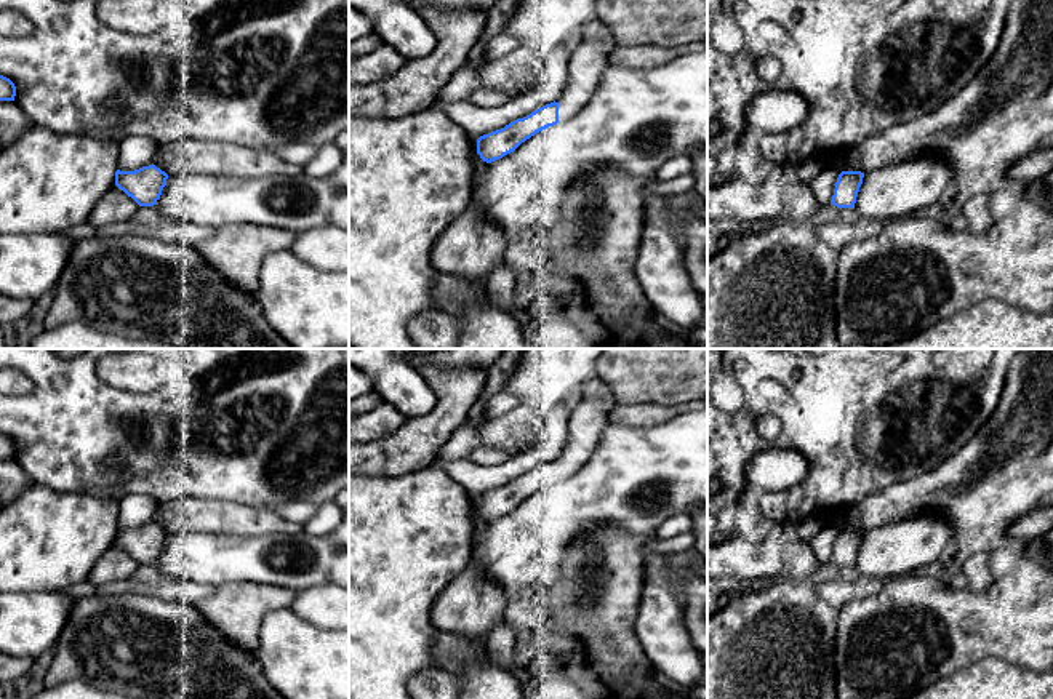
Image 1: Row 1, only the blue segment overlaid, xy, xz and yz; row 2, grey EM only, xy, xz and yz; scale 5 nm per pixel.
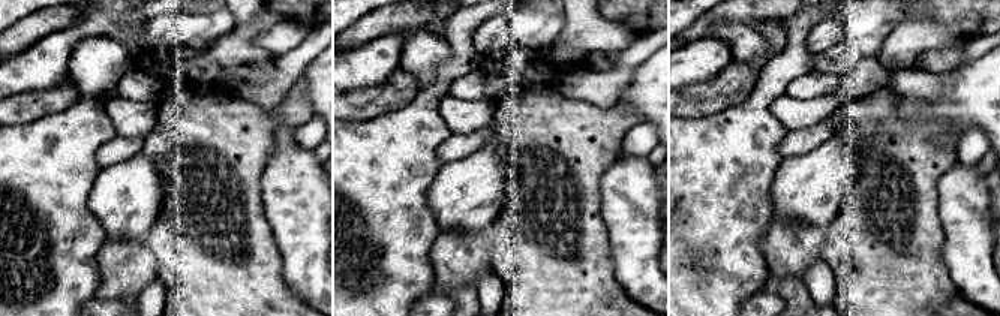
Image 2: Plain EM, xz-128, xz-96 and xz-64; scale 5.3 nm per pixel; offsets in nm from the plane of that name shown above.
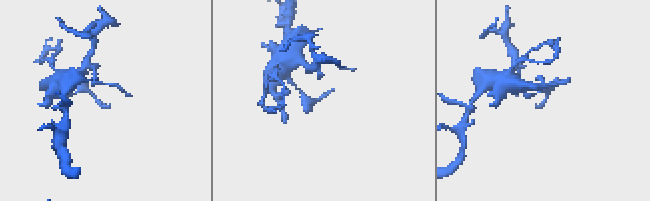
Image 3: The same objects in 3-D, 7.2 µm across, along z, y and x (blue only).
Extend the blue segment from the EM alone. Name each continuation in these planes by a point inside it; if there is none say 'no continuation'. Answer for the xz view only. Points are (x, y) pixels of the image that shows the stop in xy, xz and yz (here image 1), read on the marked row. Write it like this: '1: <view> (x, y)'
1: xz (588, 61)

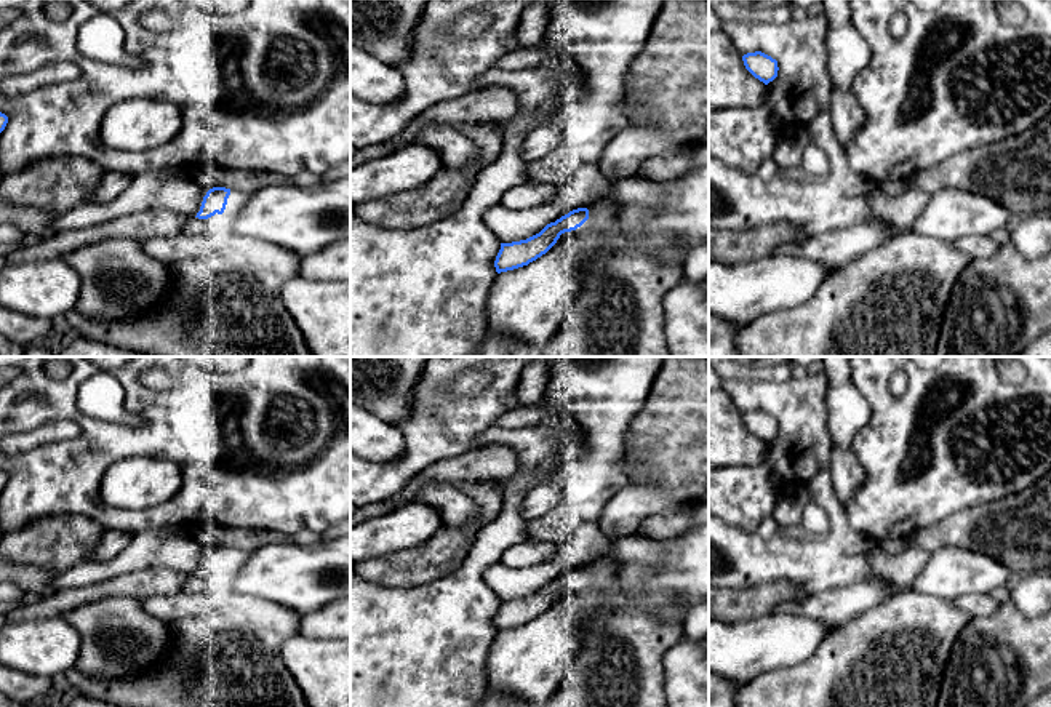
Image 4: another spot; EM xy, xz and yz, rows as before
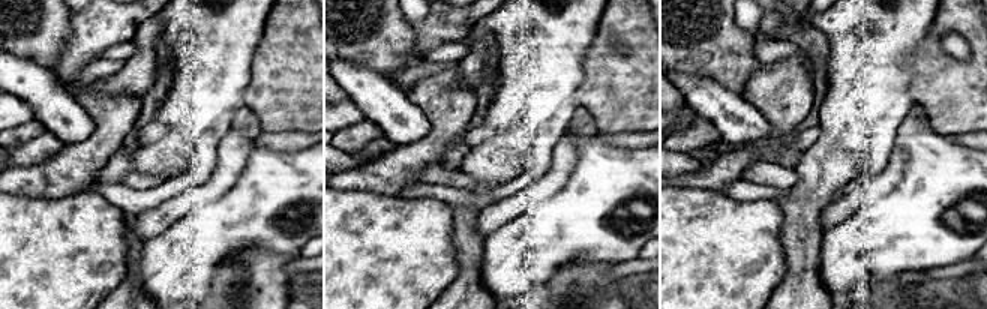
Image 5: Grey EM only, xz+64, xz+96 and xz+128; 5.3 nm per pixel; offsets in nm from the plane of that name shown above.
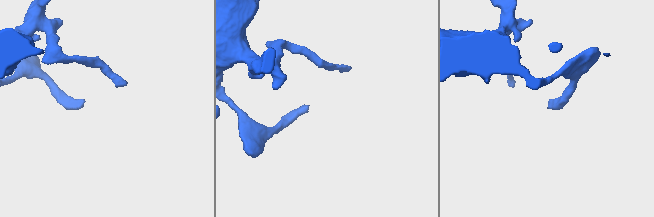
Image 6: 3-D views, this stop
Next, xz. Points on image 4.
1: xz (621, 159)

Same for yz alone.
no continuation

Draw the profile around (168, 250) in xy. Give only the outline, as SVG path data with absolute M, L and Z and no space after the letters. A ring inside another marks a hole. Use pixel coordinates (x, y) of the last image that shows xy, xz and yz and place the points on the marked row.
M200 234L154 237L154 238L147 238L141 242L141 246L149 256L165 264L171 264L187 258L195 258L202 254L203 251L206 251L205 238Z

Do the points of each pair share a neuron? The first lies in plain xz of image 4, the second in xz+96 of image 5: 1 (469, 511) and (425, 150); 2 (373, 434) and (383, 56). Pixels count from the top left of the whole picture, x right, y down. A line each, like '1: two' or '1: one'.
1: two
2: two

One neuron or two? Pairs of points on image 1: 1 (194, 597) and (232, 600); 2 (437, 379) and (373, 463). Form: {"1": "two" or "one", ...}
{"1": "two", "2": "one"}

